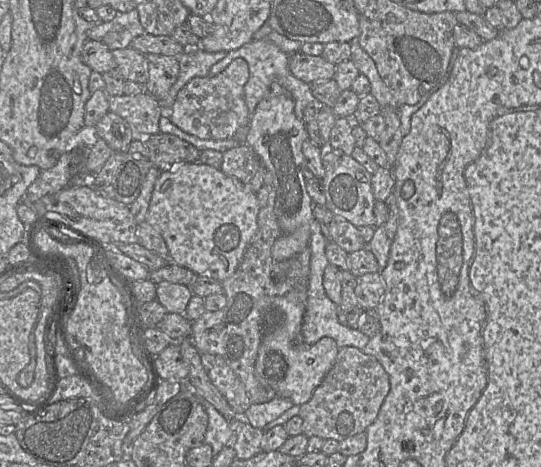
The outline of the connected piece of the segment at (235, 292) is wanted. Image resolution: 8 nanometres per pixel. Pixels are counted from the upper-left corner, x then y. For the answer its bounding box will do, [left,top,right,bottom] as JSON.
[191,185,311,404]

